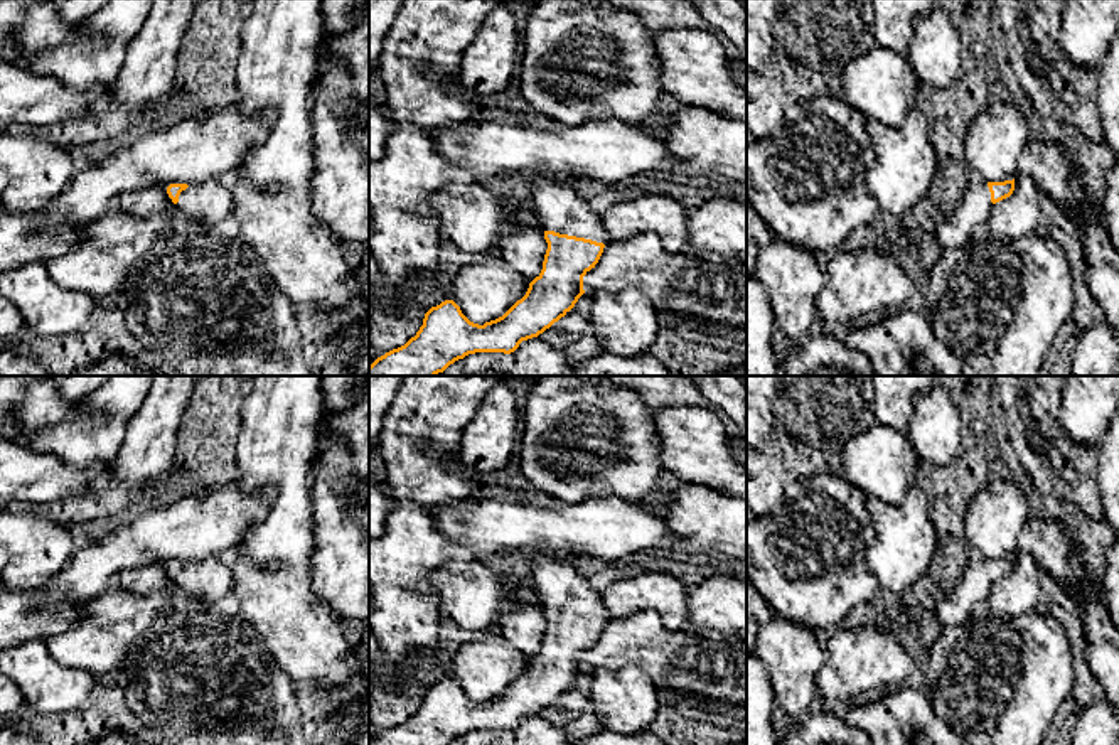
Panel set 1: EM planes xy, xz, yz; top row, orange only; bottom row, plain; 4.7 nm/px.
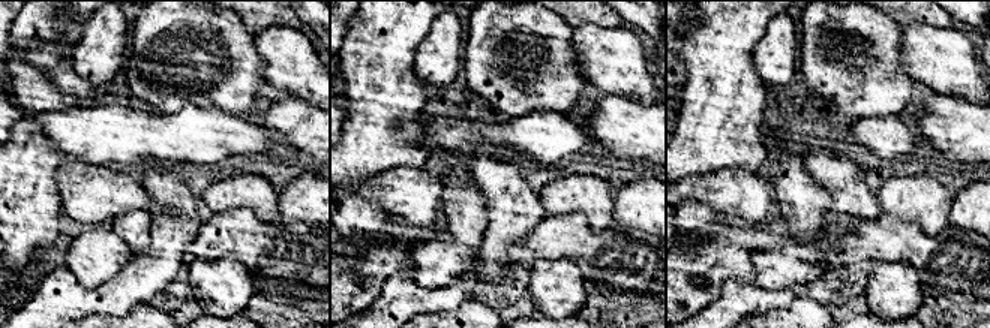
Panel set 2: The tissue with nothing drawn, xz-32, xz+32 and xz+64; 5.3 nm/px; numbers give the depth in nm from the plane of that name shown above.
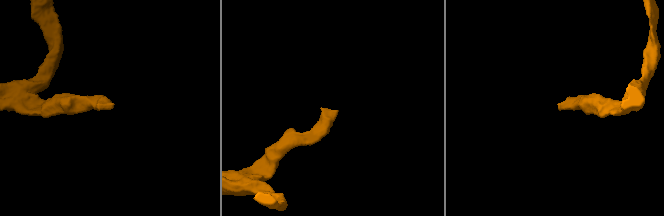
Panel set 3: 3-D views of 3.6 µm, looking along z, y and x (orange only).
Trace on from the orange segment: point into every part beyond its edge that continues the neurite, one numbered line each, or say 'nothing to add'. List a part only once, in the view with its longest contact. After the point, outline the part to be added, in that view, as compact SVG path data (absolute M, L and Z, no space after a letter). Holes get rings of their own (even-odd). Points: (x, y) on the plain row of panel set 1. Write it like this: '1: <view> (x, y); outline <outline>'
1: xz (558, 584); outline M549 555L531 558L531 583L543 608L576 614L607 622L610 614L600 593L568 560Z

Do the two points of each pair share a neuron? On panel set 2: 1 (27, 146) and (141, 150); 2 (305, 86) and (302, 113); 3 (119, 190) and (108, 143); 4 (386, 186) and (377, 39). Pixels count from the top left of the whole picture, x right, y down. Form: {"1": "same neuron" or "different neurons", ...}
{"1": "different neurons", "2": "different neurons", "3": "different neurons", "4": "different neurons"}

